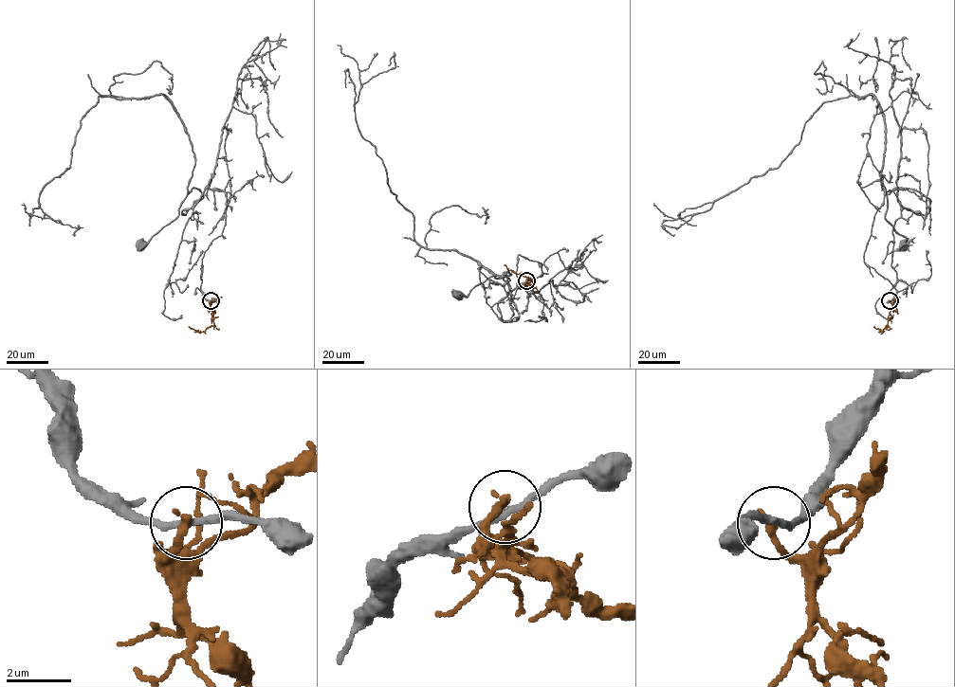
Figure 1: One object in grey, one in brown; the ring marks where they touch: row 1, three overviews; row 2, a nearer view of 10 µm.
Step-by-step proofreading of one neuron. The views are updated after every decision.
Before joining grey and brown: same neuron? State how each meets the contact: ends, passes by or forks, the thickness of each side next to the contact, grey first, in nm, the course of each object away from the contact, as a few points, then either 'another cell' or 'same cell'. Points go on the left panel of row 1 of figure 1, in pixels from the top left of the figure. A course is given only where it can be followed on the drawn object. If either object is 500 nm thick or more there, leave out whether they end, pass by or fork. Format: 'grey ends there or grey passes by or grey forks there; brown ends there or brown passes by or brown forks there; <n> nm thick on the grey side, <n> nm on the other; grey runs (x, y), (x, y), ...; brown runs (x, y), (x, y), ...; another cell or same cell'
grey passes by; brown ends there; 200 nm thick on the grey side, 260 nm on the other; grey runs (211, 300), (200, 268), (225, 224), (224, 191), (207, 188), (184, 214), (203, 197), (193, 188), (140, 246); brown runs (211, 300), (213, 324), (204, 332), (196, 332), (188, 326); another cell

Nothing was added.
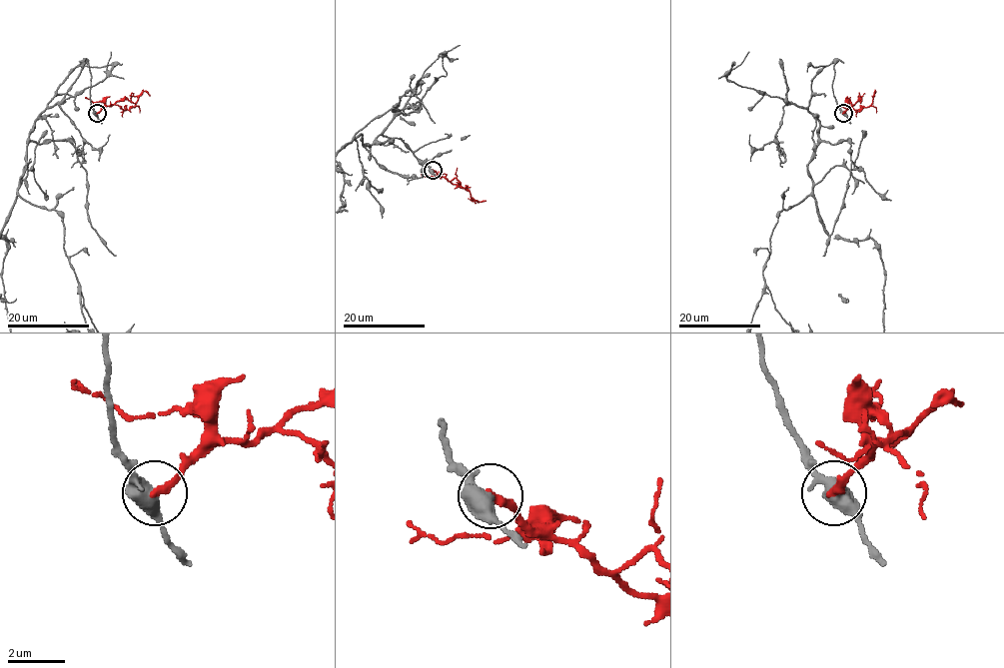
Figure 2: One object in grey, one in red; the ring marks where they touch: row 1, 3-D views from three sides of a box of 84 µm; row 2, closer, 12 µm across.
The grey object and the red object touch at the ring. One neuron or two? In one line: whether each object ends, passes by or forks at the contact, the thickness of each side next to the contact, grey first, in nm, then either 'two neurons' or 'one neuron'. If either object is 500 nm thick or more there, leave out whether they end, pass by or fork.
grey forks | red ends | 440/280 nm | two neurons

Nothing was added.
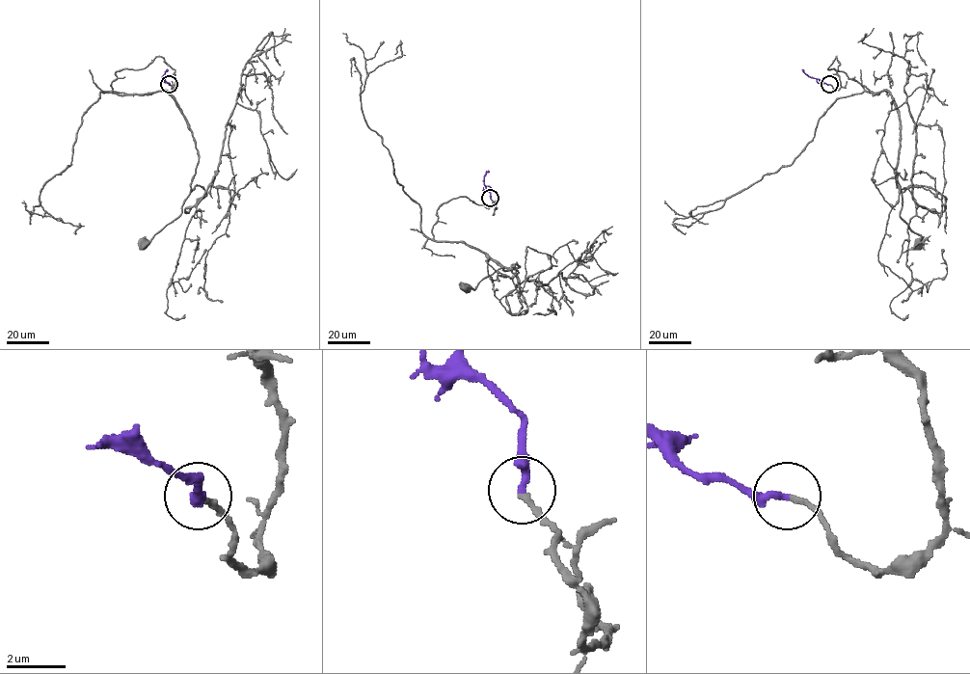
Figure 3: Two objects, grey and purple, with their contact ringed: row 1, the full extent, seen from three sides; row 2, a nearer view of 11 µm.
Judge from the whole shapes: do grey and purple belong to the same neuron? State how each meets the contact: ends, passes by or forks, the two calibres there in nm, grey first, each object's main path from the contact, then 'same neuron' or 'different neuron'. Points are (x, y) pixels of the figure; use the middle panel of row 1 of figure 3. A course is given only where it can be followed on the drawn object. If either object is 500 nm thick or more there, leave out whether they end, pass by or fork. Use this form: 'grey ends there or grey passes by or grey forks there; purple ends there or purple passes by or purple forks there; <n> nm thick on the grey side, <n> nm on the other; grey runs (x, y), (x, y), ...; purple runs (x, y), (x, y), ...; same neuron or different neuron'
grey ends there; purple ends there; 190 nm thick on the grey side, 240 nm on the other; grey runs (490, 199), (496, 209), (458, 197), (437, 210), (436, 241), (465, 242), (498, 265), (519, 267), (464, 287); purple runs (490, 198), (484, 184), (488, 170); same neuron

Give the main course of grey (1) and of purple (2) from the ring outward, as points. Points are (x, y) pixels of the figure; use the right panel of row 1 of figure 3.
1: (830, 84), (841, 87), (836, 56), (828, 69), (895, 101), (900, 216), (919, 245)
2: (829, 84), (807, 76), (801, 69)

